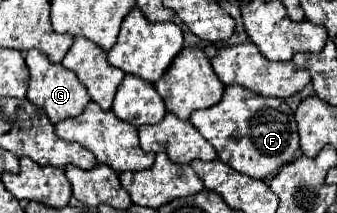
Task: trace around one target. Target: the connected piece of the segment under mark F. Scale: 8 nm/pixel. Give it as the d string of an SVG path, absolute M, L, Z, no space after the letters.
M238 85L226 87L220 103L192 113L190 123L214 145L220 161L254 179L272 177L280 167L292 163L298 151L298 129L286 101L262 97Z

